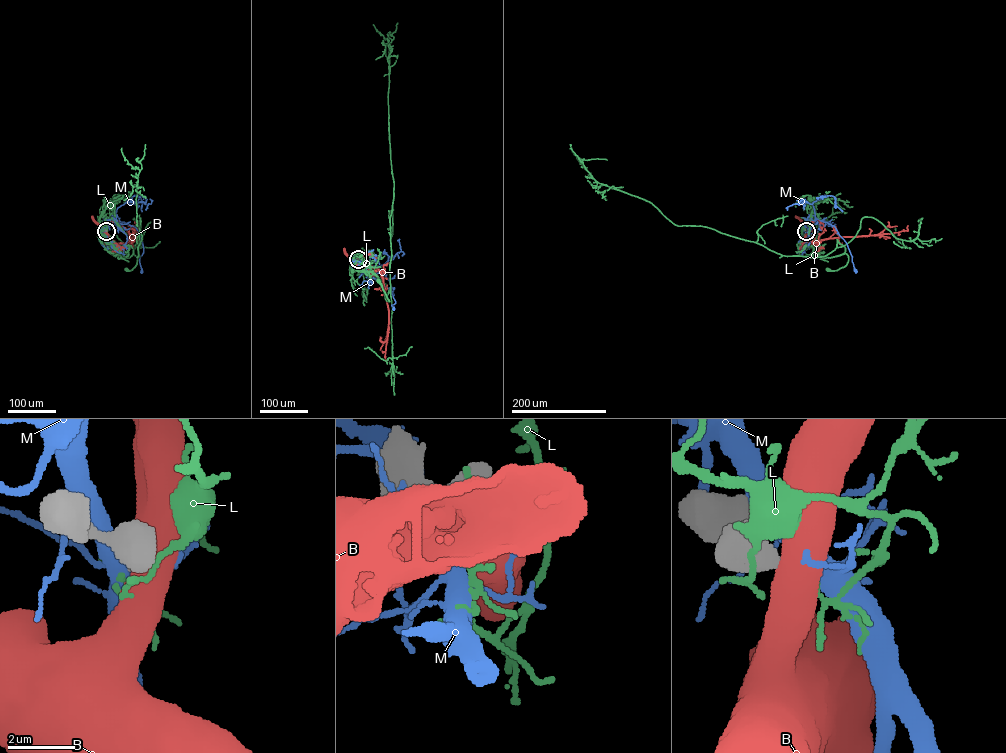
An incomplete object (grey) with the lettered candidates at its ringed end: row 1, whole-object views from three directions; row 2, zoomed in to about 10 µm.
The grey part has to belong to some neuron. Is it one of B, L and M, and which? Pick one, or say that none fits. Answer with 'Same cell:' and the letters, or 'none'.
Same cell: none

